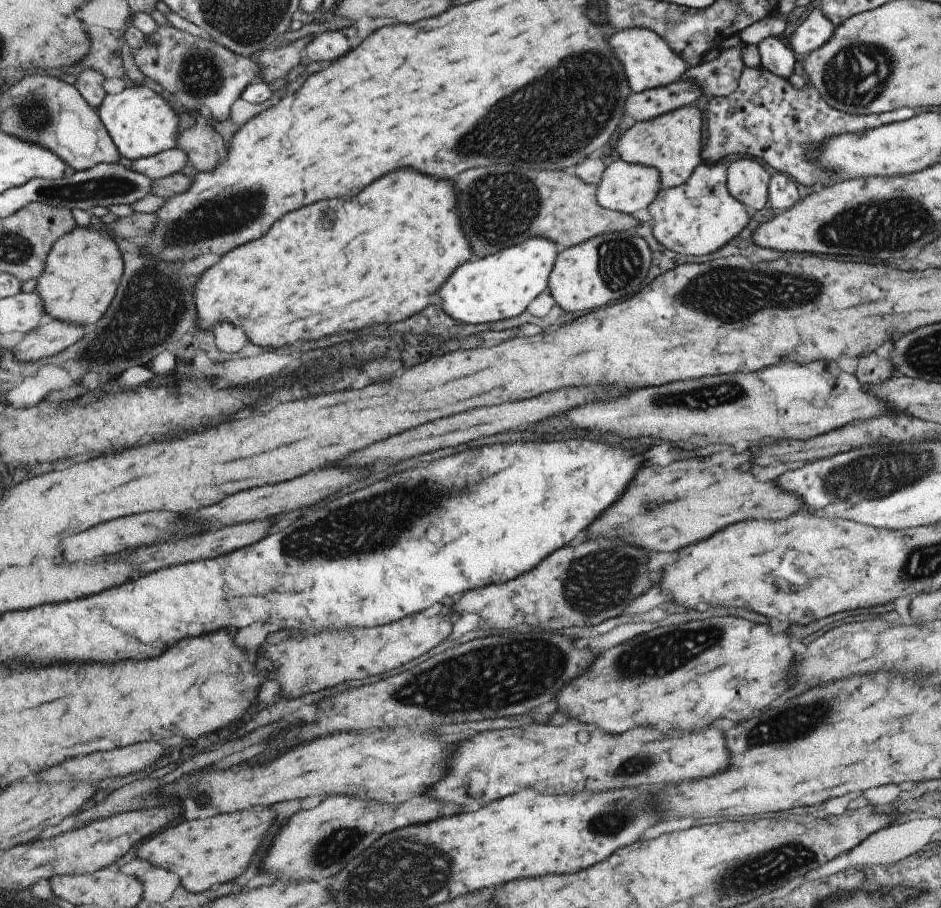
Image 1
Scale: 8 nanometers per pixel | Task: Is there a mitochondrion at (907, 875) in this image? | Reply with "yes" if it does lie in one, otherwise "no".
no

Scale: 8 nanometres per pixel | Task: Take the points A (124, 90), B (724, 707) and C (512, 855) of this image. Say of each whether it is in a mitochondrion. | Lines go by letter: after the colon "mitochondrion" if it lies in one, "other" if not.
A: other
B: other
C: other

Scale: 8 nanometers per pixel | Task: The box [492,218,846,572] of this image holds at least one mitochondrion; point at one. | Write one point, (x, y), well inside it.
(728, 294)

